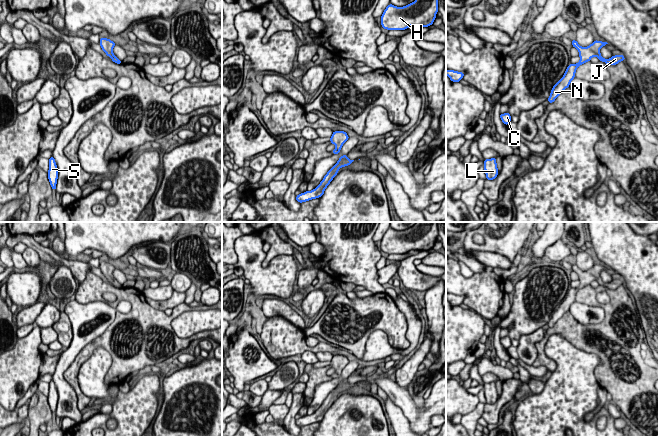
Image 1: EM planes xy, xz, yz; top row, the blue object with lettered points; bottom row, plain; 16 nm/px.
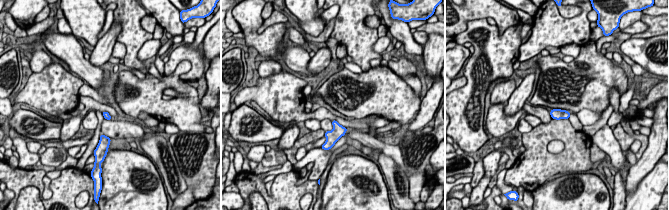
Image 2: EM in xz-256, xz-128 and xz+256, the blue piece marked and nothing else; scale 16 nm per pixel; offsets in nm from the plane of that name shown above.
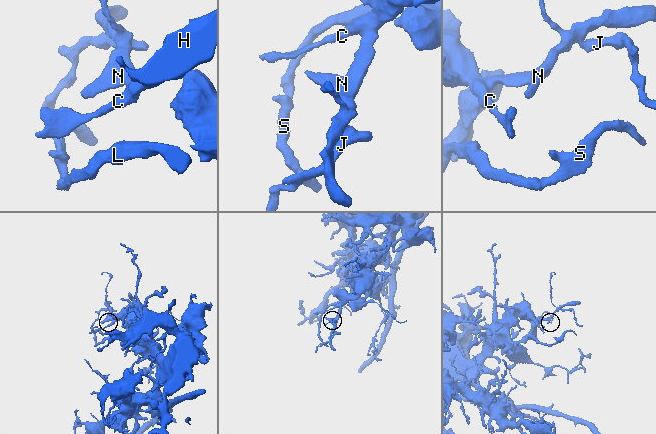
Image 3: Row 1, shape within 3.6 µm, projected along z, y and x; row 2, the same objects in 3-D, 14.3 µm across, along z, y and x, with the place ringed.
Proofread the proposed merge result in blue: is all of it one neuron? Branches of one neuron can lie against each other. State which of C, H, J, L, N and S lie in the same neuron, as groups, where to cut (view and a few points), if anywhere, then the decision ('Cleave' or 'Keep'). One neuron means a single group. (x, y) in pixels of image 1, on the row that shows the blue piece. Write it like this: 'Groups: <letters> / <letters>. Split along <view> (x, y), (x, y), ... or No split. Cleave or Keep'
Groups: C H J L N S. No split. Keep

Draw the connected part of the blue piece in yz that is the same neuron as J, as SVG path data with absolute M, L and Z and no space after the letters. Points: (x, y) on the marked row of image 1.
M572 40L572 46L579 52L580 60L577 64L568 65L563 77L553 86L550 96L548 98L549 103L553 103L555 99L570 86L570 82L575 78L576 69L591 60L592 57L597 57L599 61L605 62L608 65L616 65L620 61L624 61L623 54L612 56L609 59L605 59L601 56L600 49L608 44L607 42L594 40L592 44L587 47L582 47L576 40Z

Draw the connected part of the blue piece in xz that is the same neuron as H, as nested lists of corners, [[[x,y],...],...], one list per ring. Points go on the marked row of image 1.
[[[415,0],[403,7],[389,4],[381,16],[381,26],[387,30],[428,27],[433,24],[437,12],[438,0]]]

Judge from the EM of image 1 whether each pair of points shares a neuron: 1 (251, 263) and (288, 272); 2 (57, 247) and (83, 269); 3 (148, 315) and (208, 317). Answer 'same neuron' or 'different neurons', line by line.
1: same neuron
2: different neurons
3: different neurons

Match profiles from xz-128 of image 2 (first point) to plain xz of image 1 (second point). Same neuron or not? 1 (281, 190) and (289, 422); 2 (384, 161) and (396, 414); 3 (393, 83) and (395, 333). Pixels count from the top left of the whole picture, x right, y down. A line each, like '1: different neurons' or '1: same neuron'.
1: different neurons
2: same neuron
3: same neuron

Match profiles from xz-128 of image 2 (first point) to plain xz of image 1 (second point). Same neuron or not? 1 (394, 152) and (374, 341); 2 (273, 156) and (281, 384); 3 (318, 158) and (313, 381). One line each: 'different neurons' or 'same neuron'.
1: different neurons
2: different neurons
3: different neurons

